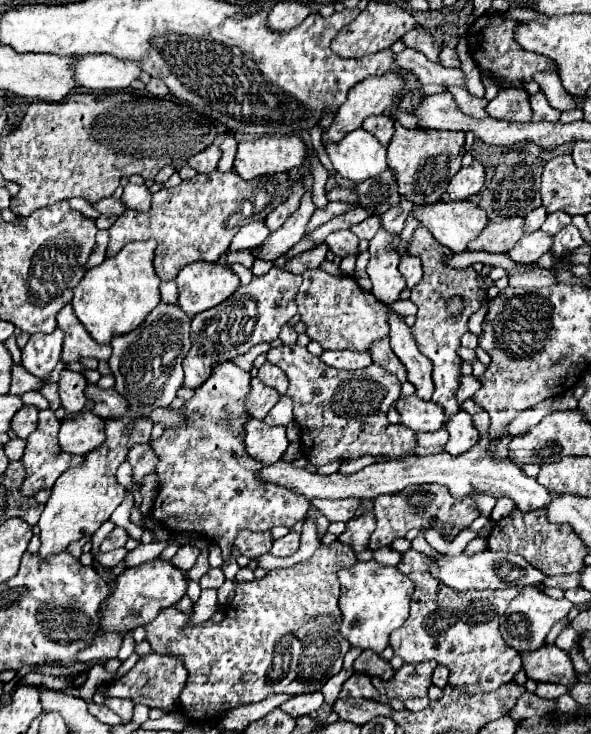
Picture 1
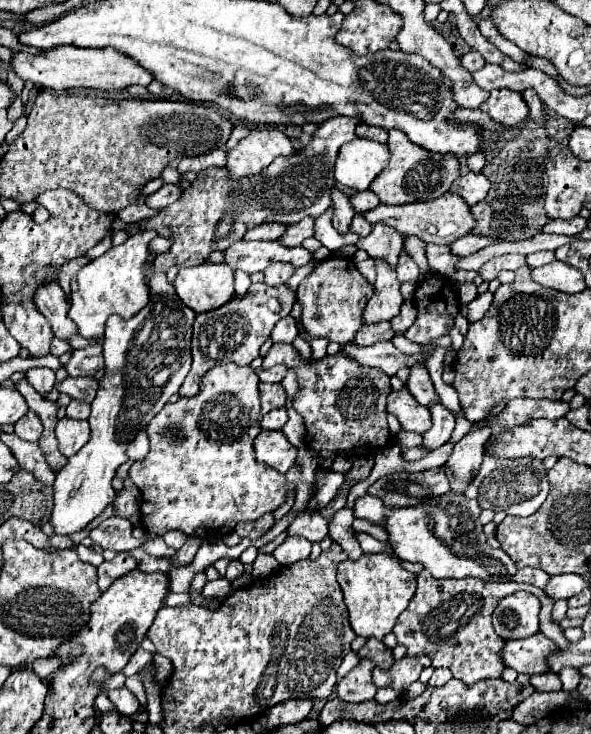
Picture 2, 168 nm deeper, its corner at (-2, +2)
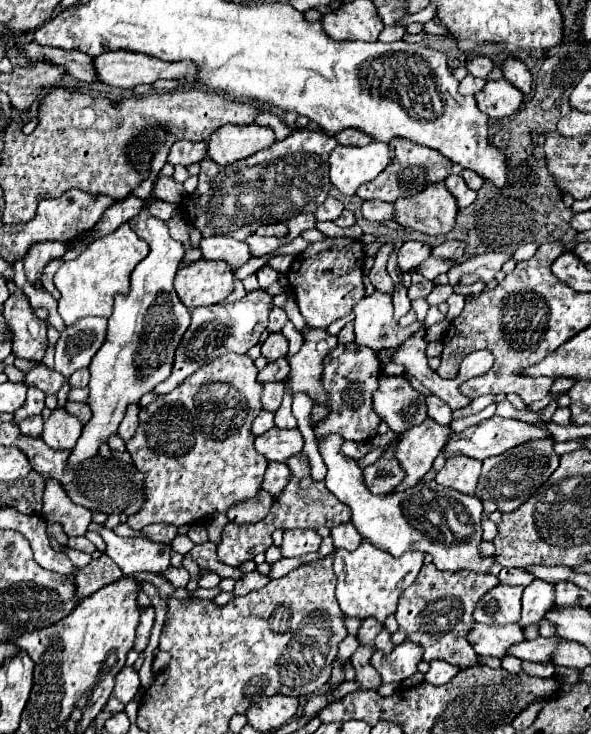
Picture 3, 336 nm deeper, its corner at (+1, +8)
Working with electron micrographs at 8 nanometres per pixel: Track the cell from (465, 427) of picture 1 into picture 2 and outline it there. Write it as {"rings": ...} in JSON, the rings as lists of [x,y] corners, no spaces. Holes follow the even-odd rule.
{"rings":[[[476,428],[468,432],[458,444],[454,444],[454,450],[446,462],[446,476],[454,492],[462,494],[466,484],[478,472],[482,464],[484,444],[488,442],[488,438],[490,438],[490,432],[486,428]]]}

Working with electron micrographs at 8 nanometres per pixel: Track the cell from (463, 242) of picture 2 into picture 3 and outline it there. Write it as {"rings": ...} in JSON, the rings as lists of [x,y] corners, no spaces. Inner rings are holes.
{"rings":[[[451,240],[451,242],[443,242],[441,246],[435,246],[435,248],[431,250],[431,256],[443,258],[443,260],[455,260],[455,258],[463,256],[463,248],[465,248],[463,242]]]}

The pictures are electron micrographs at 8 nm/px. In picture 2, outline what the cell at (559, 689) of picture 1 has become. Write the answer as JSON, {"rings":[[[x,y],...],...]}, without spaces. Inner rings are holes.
{"rings":[[[554,672],[536,674],[536,676],[530,678],[530,684],[532,684],[538,692],[558,692],[558,690],[562,690],[562,682],[560,682],[558,674],[554,674]]]}

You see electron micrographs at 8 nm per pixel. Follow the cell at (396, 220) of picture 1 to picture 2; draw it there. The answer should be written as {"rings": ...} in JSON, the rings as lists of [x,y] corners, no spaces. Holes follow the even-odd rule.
{"rings":[[[378,222],[378,224],[374,224],[372,232],[366,238],[360,238],[356,242],[356,246],[366,250],[370,254],[370,258],[384,258],[392,266],[396,266],[398,256],[402,252],[402,236],[392,226]]]}

